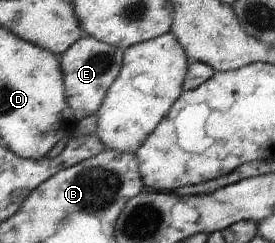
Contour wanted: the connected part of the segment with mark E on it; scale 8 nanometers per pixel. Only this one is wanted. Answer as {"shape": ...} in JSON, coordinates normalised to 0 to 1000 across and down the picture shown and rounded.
{"shape":[[[309,144],[265,177],[236,218],[215,226],[236,350],[236,407],[280,494],[353,465],[396,358],[433,309],[451,206],[411,193],[338,148]]]}

